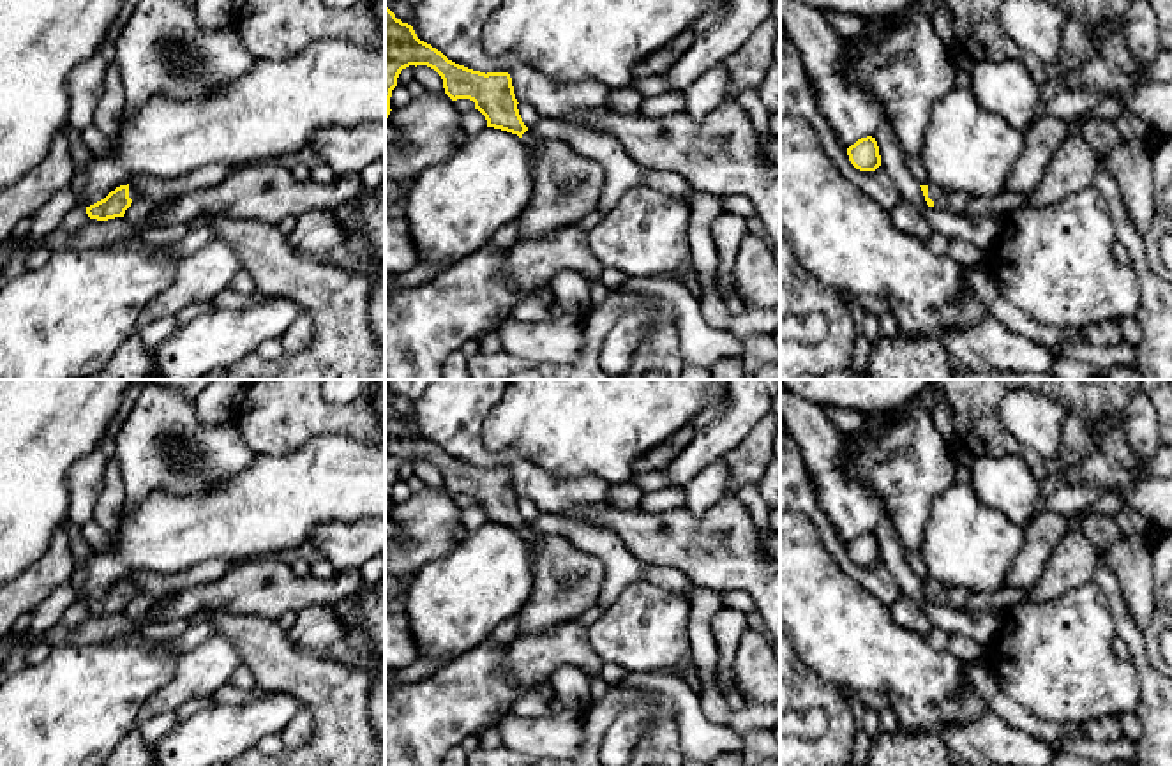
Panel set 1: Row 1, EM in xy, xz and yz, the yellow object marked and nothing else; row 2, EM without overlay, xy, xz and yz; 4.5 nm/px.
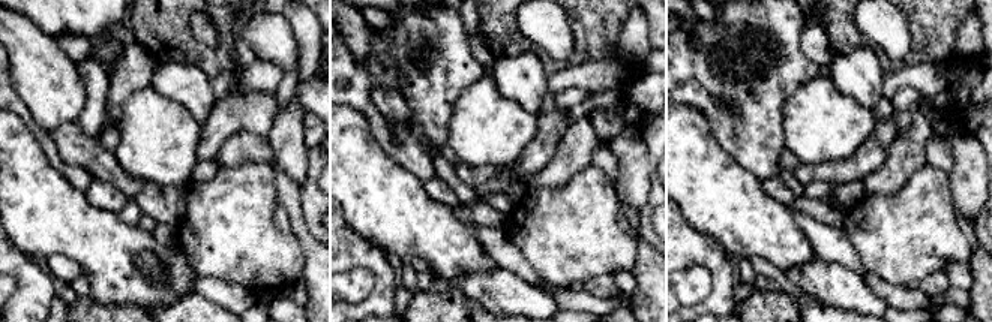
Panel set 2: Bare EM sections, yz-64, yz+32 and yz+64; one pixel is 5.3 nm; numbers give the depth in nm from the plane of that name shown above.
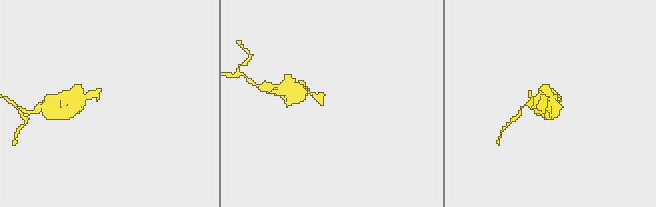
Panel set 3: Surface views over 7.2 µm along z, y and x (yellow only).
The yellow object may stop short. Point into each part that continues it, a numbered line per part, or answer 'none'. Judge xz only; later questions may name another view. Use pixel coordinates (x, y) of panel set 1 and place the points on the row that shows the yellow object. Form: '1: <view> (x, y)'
1: xz (567, 186)

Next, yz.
1: yz (955, 203)

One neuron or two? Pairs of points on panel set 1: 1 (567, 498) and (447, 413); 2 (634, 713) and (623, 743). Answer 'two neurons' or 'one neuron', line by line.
1: one neuron
2: one neuron

